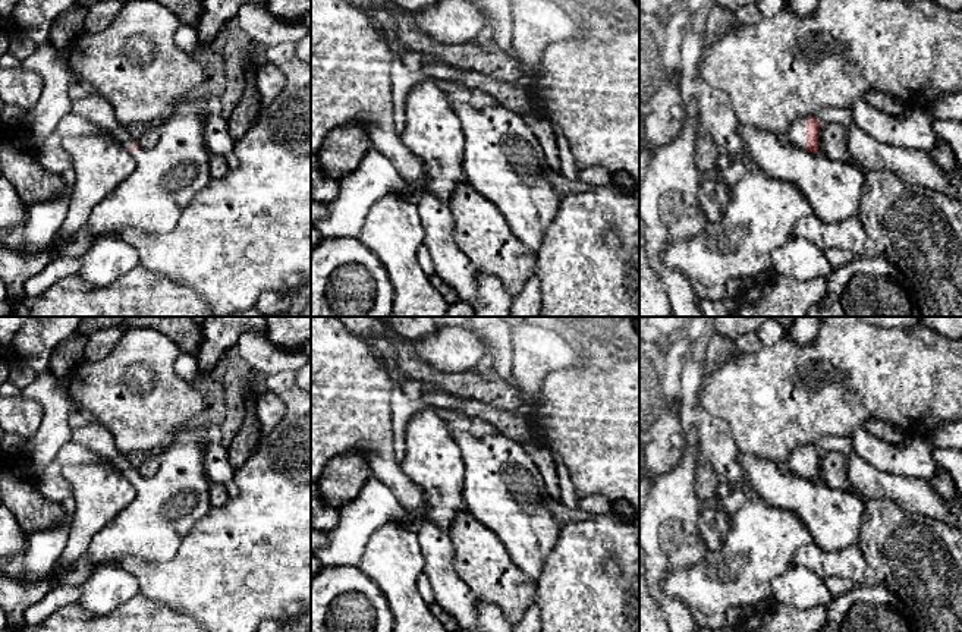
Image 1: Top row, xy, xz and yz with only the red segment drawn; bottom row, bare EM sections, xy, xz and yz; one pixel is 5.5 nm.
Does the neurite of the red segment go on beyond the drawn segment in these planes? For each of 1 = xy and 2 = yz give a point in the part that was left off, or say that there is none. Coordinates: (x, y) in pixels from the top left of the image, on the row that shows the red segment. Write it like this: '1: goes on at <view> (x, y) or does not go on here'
1: goes on at xy (167, 176)
2: goes on at yz (797, 134)

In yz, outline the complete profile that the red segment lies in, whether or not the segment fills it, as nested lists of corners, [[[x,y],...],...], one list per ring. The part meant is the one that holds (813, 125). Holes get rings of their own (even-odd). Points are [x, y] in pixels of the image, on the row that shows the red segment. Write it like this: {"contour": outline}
{"contour": [[[815,116],[799,117],[790,125],[785,138],[798,148],[804,148],[808,153],[817,153],[818,128],[820,123]]]}

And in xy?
{"contour": [[[100,94],[73,101],[73,113],[109,132],[136,163],[135,172],[94,207],[85,227],[97,238],[120,238],[126,229],[147,235],[172,230],[185,207],[211,180],[204,119],[216,109],[211,98],[188,97],[158,125],[158,142],[144,150]]]}

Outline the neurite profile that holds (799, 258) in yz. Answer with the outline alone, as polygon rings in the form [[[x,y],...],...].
[[[790,238],[771,254],[771,270],[776,276],[789,276],[799,282],[829,277],[834,267],[827,261],[824,249],[805,238]]]

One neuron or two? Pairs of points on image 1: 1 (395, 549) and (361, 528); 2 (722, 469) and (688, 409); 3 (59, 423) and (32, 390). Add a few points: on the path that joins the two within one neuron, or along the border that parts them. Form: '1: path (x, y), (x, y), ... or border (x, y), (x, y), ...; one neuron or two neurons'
1: border (404, 522), (382, 524), (368, 538), (357, 565); two neurons
2: path (720, 455), (714, 436), (703, 424); one neuron
3: path (56, 414), (56, 409), (41, 395); one neuron

